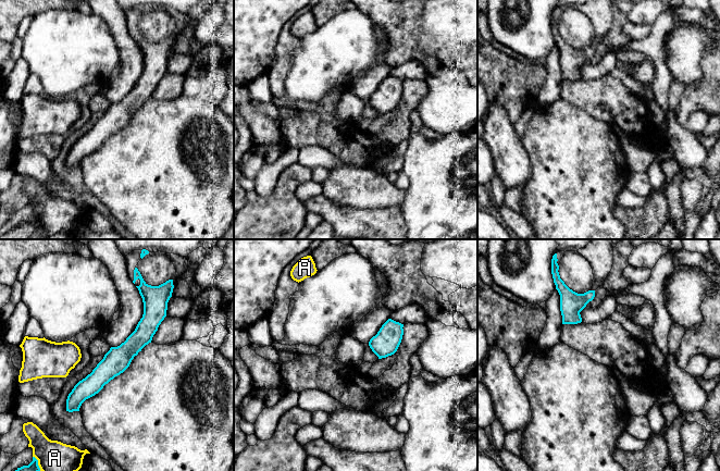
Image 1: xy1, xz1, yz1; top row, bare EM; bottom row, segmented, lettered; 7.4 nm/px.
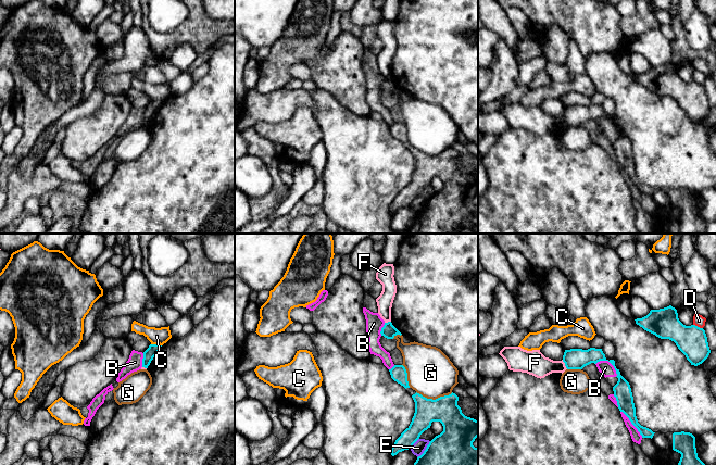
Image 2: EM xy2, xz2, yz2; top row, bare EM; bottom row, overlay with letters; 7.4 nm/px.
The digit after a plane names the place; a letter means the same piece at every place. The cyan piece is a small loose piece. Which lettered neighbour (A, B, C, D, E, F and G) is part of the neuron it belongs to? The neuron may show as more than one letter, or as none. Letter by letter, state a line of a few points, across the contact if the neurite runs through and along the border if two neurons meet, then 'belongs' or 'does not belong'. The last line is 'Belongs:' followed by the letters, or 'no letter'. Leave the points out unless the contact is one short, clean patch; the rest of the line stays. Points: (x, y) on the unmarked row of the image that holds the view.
A: xy1 (33, 212), (37, 217), (40, 226) | does not belong
B: does not belong
C: xy2 (151, 100), (161, 102) | does not belong
D: does not belong
E: does not belong
F: yz2 (562, 116), (567, 125) | does not belong
G: does not belong
Belongs: no letter

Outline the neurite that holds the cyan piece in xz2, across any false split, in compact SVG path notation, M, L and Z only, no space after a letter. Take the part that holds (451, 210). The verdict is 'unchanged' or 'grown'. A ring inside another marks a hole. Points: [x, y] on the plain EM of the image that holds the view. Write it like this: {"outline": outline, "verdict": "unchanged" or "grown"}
{"outline": "M416 149L412 154L414 173L392 202L391 212L411 205L432 178L440 178L443 188L429 199L406 232L478 234L478 204L473 202L478 193L478 177L462 169L459 153L452 149L432 156Z", "verdict": "unchanged"}

